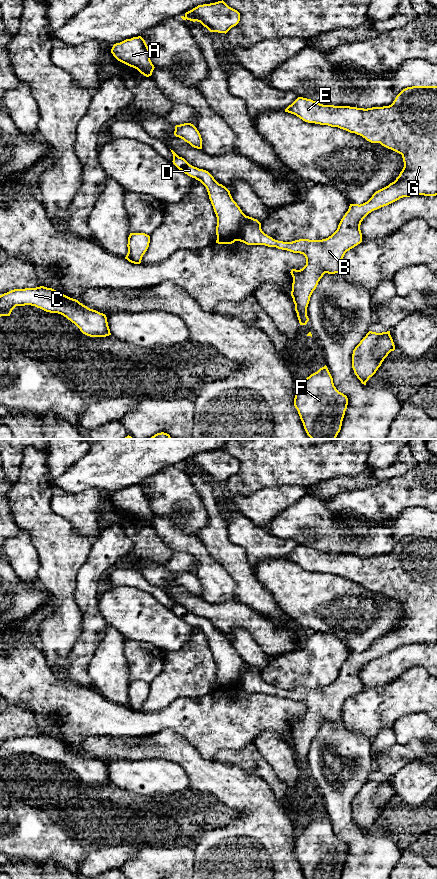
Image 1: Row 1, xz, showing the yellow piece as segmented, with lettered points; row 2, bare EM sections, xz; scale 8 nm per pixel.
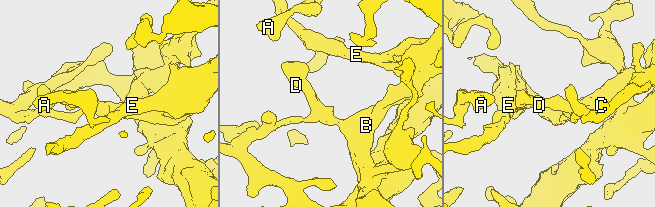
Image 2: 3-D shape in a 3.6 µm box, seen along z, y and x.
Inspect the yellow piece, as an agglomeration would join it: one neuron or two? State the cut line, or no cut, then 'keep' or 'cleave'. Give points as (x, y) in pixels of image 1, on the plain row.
cut in xz along (245, 663), (241, 670), (238, 685), (235, 688); cleave

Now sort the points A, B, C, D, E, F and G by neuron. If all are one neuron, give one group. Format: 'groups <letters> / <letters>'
groups A C D F / B E G

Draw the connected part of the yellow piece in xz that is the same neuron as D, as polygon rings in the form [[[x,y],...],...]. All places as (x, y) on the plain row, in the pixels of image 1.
[[[173,598],[173,612],[188,624],[200,629],[207,637],[209,647],[217,665],[216,683],[218,692],[232,692],[239,683],[245,662],[233,648],[230,639],[219,632],[206,618],[190,613]]]

